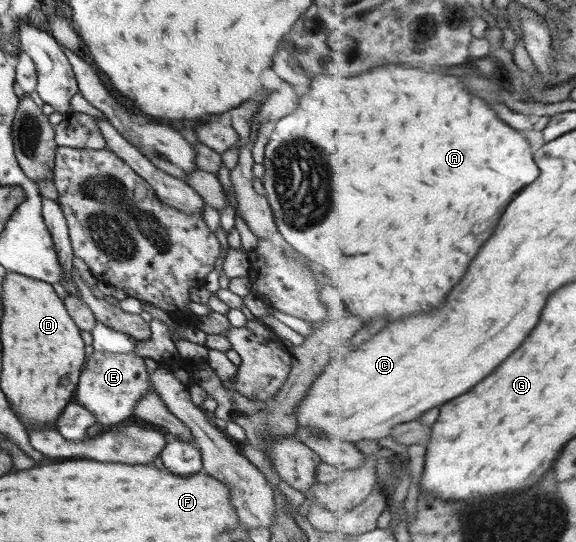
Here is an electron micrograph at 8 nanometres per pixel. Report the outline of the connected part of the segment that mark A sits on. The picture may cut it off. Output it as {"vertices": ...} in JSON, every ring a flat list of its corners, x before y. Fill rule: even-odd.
{"vertices":[[379,66,367,74,359,74,351,78,315,75,311,80,310,88,313,90,299,97,295,112,276,121,275,129,271,132,269,142,265,146,263,162,265,176,262,183,272,208,276,228,297,254,310,260,322,272,337,302,339,318,347,324,347,327,361,325,365,318,377,318,377,316,385,316,389,320,401,320,407,314,429,312,441,306,447,300,451,288,455,288,463,280,473,258,477,258,479,250,483,248,483,242,487,242,495,234,497,230,495,226,499,226,509,204,541,176,541,168,535,162,533,144,523,132,515,130,511,124,499,118,499,114,483,98,473,96,467,84,457,76,427,72,427,70,409,68,409,66,395,66,395,68],[333,286,347,288,349,306,345,306,347,302,341,302,341,298,337,298,339,294,333,292]]}

